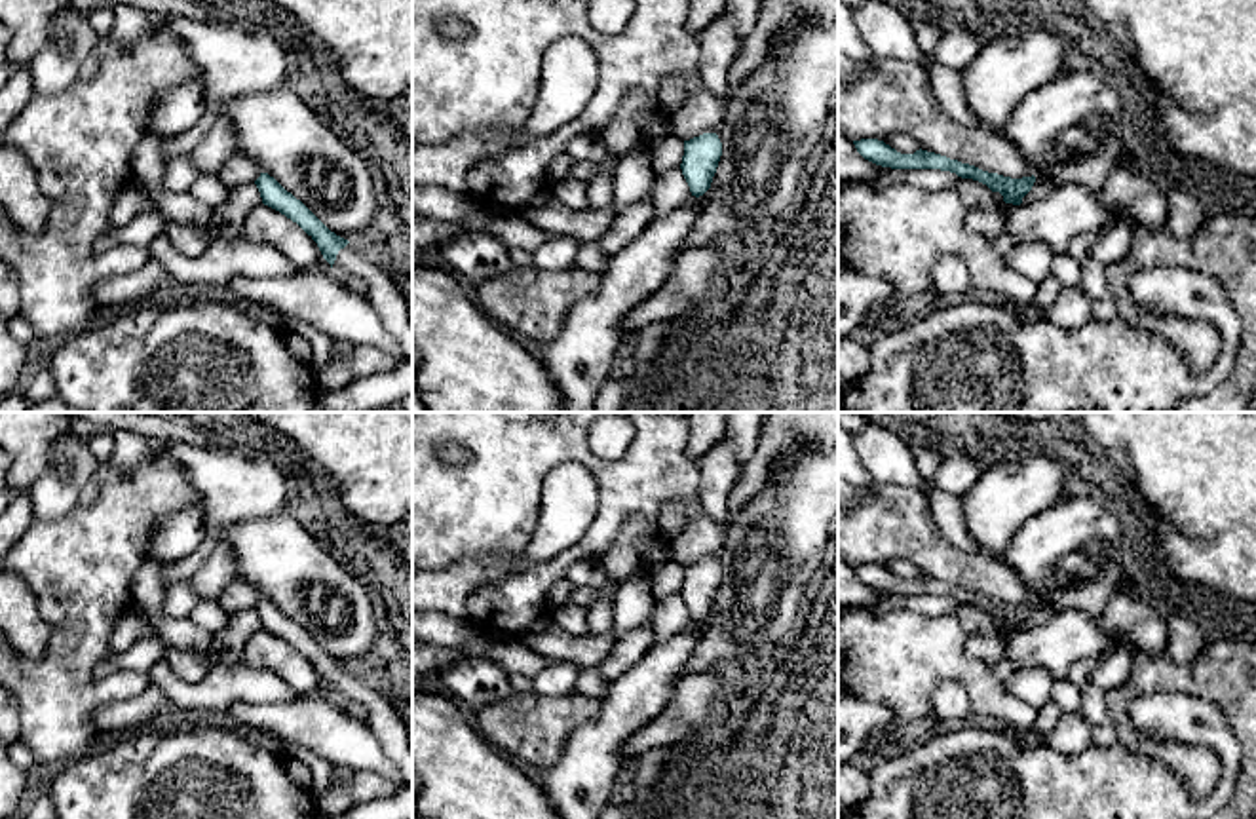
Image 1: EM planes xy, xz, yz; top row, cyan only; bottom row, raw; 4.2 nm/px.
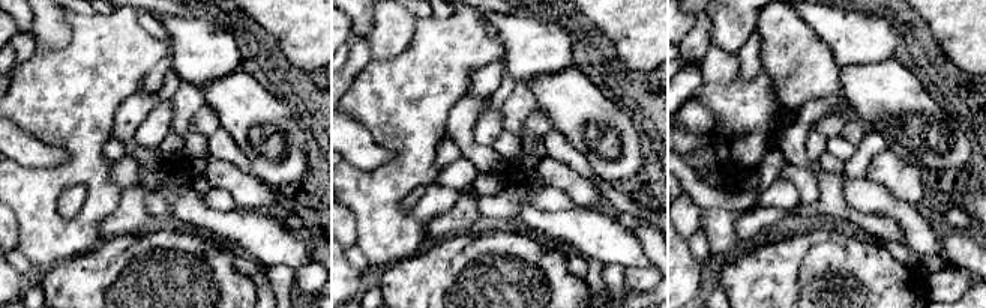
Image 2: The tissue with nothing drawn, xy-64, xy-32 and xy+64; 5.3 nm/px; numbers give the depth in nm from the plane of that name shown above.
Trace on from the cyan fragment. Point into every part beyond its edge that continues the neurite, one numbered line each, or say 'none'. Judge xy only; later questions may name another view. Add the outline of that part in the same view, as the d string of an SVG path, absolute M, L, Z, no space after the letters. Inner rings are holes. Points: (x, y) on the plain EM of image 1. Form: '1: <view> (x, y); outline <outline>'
1: xy (392, 734); outline M348 669L338 676L333 695L340 701L357 701L367 709L367 724L384 754L397 766L405 783L412 787L412 747L409 730L390 701L371 684L369 675Z

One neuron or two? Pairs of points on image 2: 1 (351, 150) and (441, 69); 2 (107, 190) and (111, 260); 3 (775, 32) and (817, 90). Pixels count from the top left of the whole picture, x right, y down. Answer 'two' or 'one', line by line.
1: two
2: two
3: one

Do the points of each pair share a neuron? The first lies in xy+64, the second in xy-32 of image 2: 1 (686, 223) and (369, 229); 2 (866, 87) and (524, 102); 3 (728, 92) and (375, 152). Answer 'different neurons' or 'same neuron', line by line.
1: different neurons
2: different neurons
3: different neurons

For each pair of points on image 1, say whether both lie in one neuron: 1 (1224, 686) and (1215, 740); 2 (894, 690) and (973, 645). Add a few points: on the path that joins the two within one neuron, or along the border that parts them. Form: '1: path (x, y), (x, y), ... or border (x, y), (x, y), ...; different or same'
1: border (1179, 692), (1213, 702), (1222, 711), (1236, 738); different
2: border (968, 635), (964, 652), (990, 666); different

